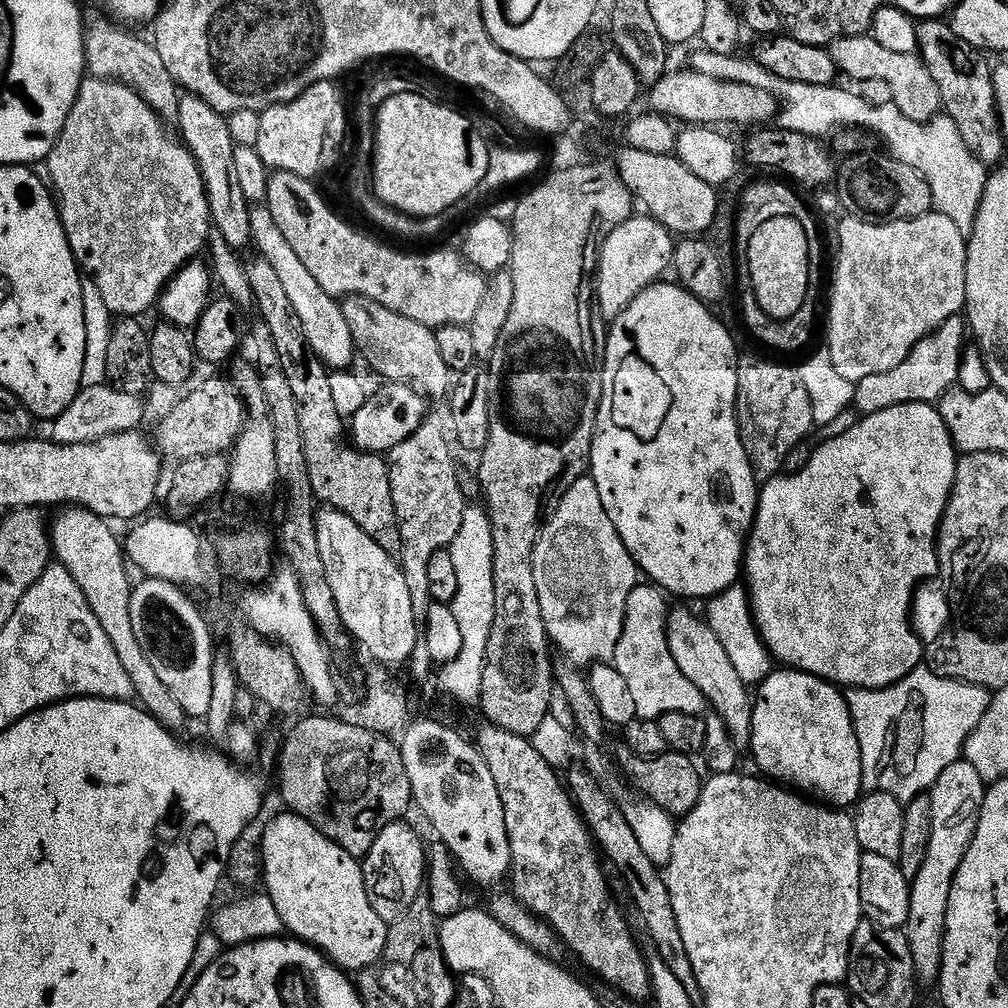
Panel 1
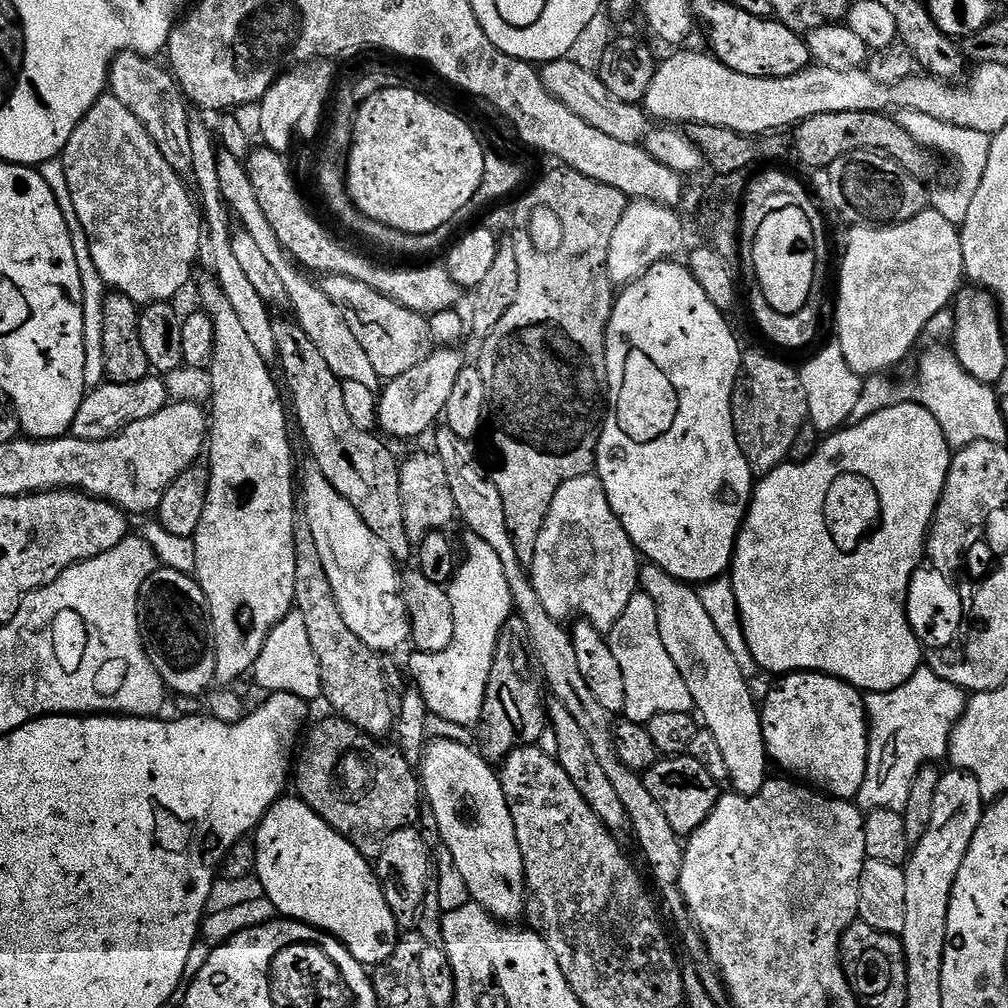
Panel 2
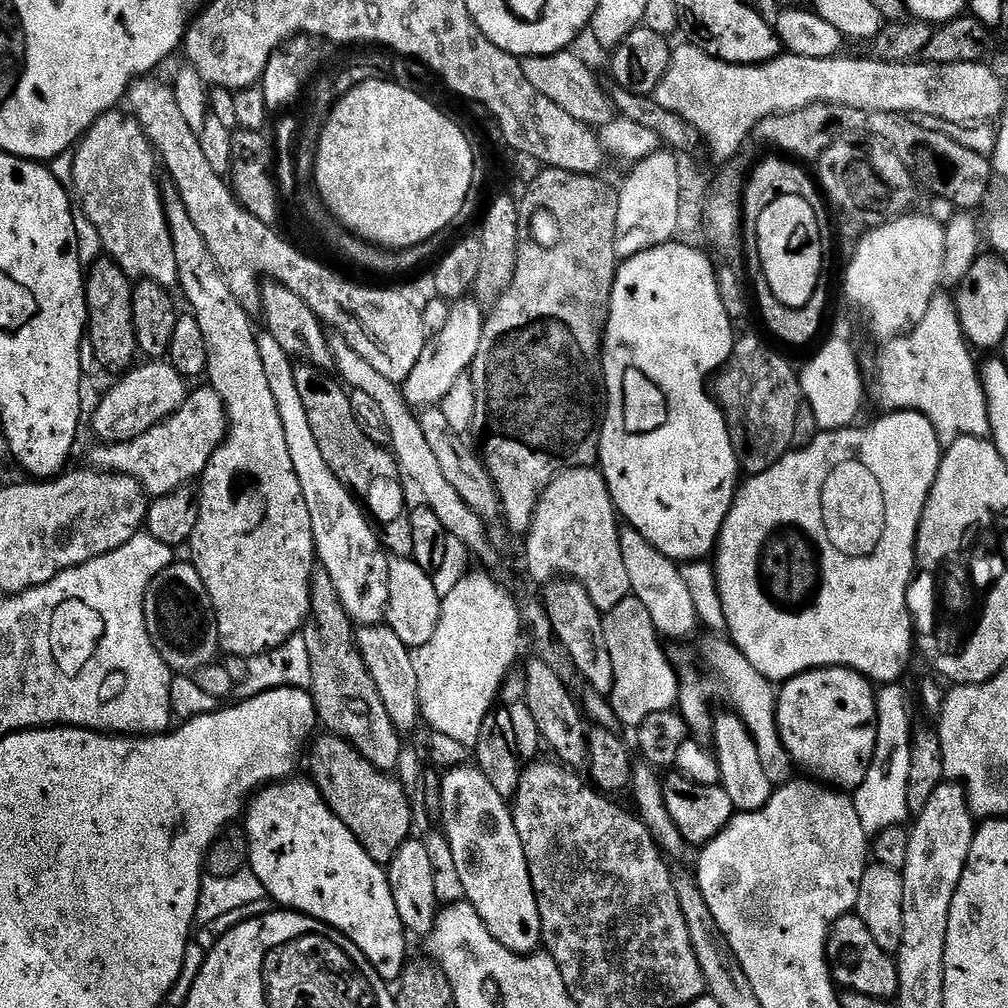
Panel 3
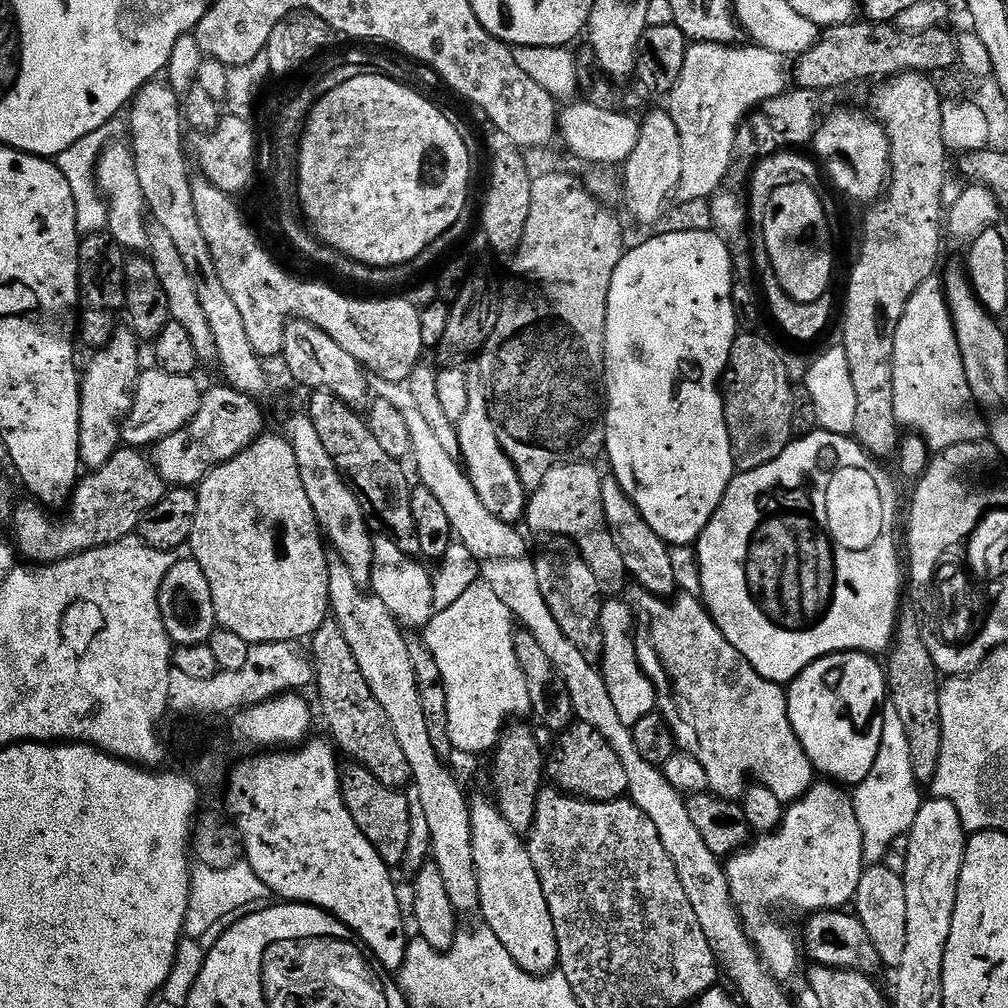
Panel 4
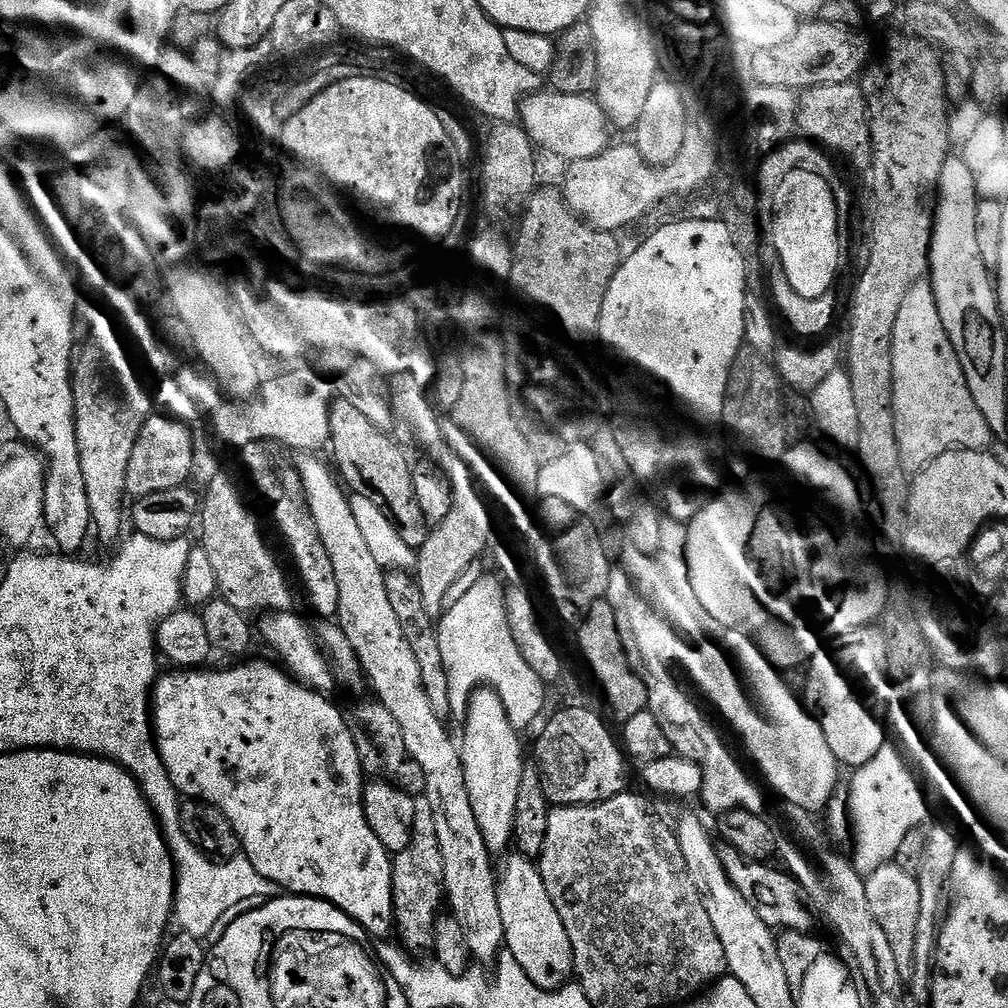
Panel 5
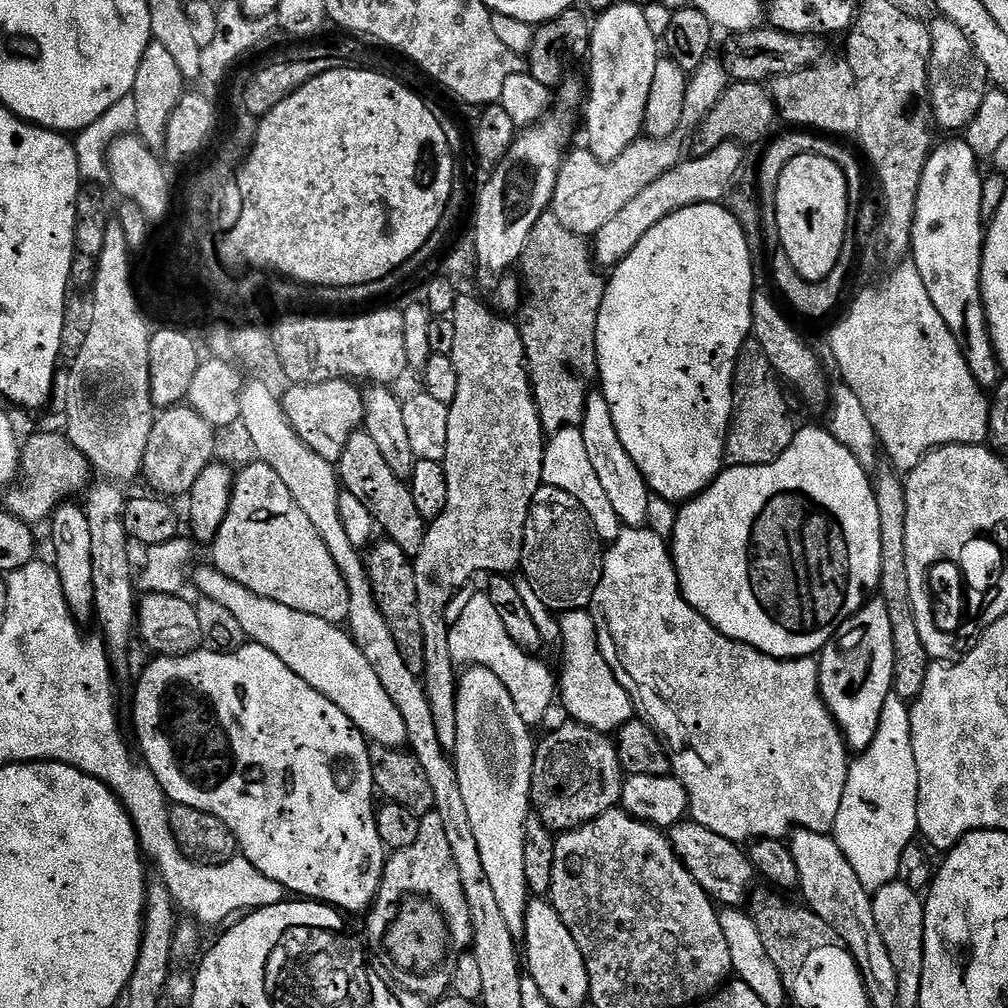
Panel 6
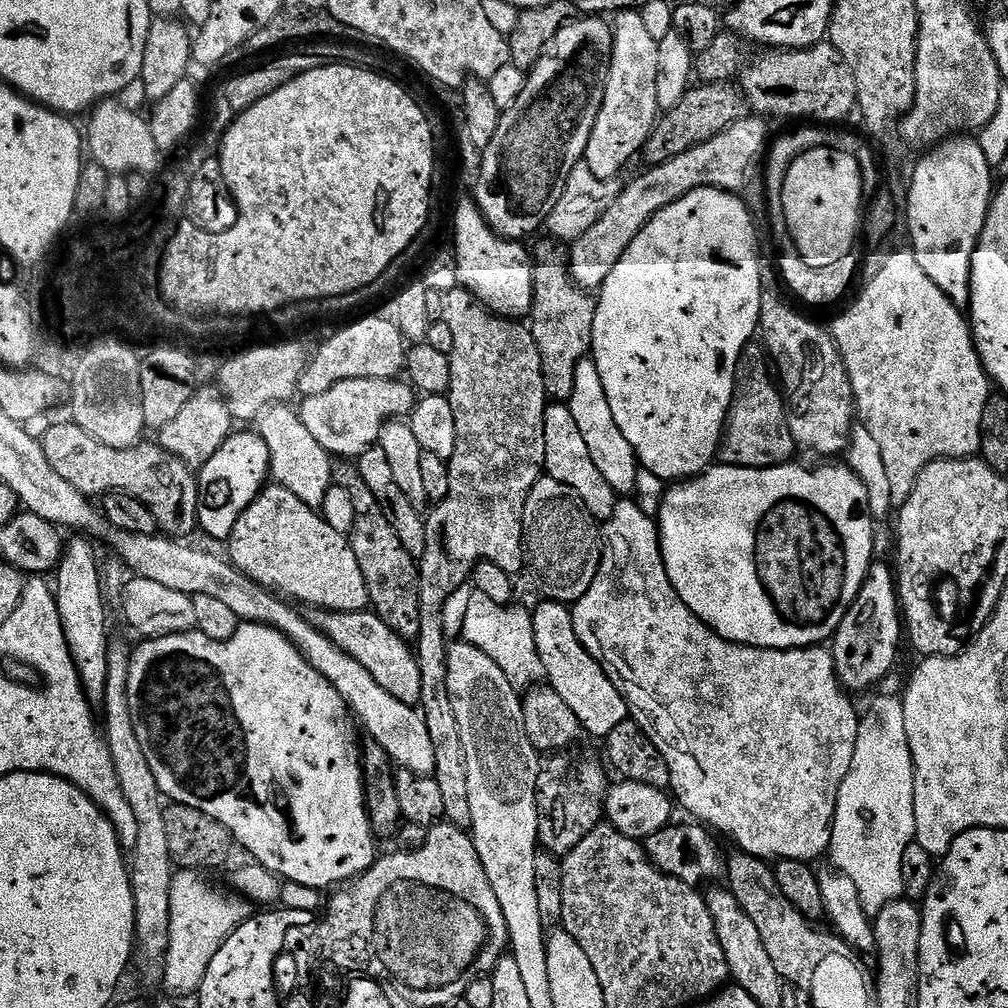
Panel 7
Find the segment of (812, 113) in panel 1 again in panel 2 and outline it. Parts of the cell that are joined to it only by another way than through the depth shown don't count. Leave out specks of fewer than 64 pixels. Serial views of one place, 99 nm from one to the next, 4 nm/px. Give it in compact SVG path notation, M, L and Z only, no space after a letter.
M918 110L897 111L894 119L900 123L902 130L910 134L910 138L914 138L914 142L921 144L929 153L941 152L952 163L957 180L931 193L930 208L931 211L942 214L946 222L957 226L963 224L966 213L970 211L970 202L974 202L974 194L982 183L982 174L986 174L986 158L990 158L992 137L978 130L942 122L942 118L930 118L930 114L918 114Z

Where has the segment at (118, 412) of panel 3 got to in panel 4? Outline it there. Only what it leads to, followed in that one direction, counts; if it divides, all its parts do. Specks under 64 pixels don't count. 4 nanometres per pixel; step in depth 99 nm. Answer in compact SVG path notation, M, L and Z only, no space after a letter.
M152 368L149 372L147 369L140 373L132 409L120 426L120 439L129 448L144 450L147 449L147 444L155 446L170 434L186 428L194 414L198 414L202 388L196 385L197 377L192 374L183 376L160 368Z

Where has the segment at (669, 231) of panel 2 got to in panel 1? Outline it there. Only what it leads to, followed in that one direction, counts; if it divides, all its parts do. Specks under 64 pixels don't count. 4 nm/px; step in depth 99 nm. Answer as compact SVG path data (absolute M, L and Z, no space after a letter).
M647 214L633 215L632 219L622 222L622 226L605 236L598 253L600 265L594 268L594 300L598 312L608 322L622 315L626 306L661 279L664 271L669 271L674 251L674 236L663 228L658 221Z

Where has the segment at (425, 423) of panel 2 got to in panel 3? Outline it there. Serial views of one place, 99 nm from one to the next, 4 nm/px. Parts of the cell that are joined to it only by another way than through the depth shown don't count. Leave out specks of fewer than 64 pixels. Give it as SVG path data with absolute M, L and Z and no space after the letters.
M475 298L457 300L452 304L446 326L442 326L440 333L425 344L422 358L418 358L414 370L410 370L402 383L406 402L413 410L439 406L442 398L446 398L446 394L454 387L457 378L462 378L471 369L478 354L478 346L482 346L485 323L485 309L481 308Z

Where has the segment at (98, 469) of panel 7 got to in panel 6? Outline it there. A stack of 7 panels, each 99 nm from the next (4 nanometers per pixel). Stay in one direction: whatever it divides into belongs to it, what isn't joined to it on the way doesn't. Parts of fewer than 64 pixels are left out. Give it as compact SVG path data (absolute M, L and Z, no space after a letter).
M36 432L28 441L23 441L20 450L20 472L24 476L24 489L12 486L7 489L7 511L22 522L33 526L47 521L52 513L65 503L75 492L83 493L89 487L90 465L88 460L60 432Z

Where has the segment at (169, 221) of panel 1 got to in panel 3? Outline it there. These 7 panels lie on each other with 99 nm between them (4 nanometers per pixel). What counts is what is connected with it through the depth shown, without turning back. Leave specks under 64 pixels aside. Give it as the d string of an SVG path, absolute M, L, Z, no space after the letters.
M113 110L98 117L75 145L70 188L78 201L79 211L90 218L90 222L94 222L104 252L111 256L115 264L133 281L153 280L171 289L178 281L178 262L174 258L174 242L170 238L164 213L164 194L160 184L162 172L158 167L158 156L136 117L127 111L120 111Z

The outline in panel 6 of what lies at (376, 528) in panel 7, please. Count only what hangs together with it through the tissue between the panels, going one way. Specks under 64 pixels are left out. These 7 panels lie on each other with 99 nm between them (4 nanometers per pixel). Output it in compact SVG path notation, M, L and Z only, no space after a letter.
M384 538L381 541L380 544L378 542L374 547L371 547L365 557L365 567L368 569L372 593L382 610L386 624L390 626L399 653L402 654L402 662L409 667L410 674L423 677L425 672L425 643L423 641L422 621L419 619L417 606L418 588L415 565L411 557L406 555L402 548L392 540Z

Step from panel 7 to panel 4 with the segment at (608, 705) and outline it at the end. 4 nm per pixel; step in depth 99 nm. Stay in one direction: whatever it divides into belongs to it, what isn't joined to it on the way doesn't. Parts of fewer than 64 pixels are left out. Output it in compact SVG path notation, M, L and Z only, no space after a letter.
M608 598L600 606L600 625L604 639L604 657L599 662L599 669L604 674L606 690L614 698L614 707L618 709L618 718L629 726L637 724L646 714L657 711L656 688L652 679L645 674L638 662L636 653L636 619L627 599Z

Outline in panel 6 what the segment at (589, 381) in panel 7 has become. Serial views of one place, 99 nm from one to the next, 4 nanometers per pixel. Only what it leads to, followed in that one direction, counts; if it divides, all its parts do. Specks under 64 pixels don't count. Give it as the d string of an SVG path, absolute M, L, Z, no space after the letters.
M593 390L588 394L584 421L578 426L582 434L582 442L586 442L586 454L590 457L590 466L594 466L594 474L598 474L598 482L602 482L604 500L612 507L612 512L626 528L642 528L648 523L648 501L650 489L644 475L634 466L634 458L626 454L626 446L622 446L622 438L618 438L618 429L614 427L614 418L610 414L610 406L606 402L603 391Z

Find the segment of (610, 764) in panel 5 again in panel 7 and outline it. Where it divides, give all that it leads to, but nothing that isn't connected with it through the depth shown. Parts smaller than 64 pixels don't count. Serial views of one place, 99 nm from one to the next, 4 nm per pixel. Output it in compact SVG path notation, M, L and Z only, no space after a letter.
M572 754L549 755L540 765L536 787L539 847L561 858L568 856L605 819L604 803L610 787L603 763L588 756L568 755Z

